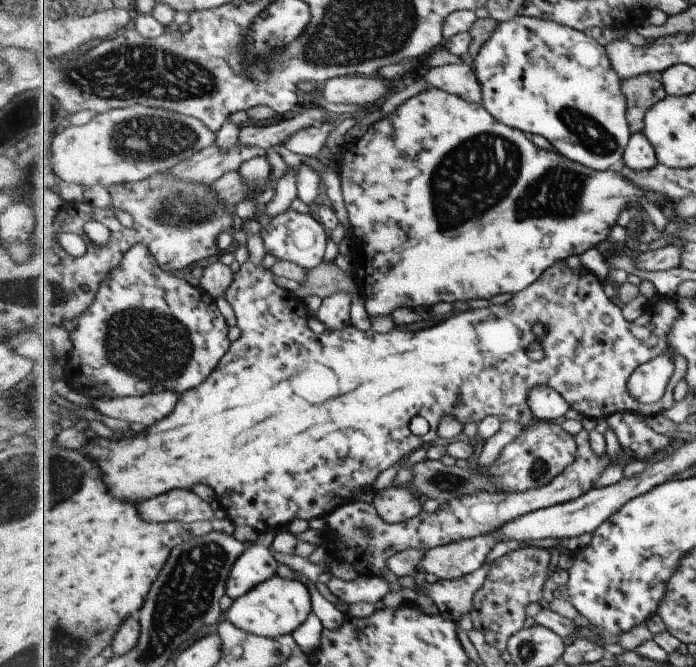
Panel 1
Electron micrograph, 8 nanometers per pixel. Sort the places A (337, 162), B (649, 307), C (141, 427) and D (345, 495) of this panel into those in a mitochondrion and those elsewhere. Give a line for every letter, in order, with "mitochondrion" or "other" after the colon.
A: other
B: other
C: other
D: other

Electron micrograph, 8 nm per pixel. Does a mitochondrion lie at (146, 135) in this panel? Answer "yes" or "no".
yes

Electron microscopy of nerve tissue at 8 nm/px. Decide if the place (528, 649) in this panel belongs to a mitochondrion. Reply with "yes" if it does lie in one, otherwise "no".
yes

